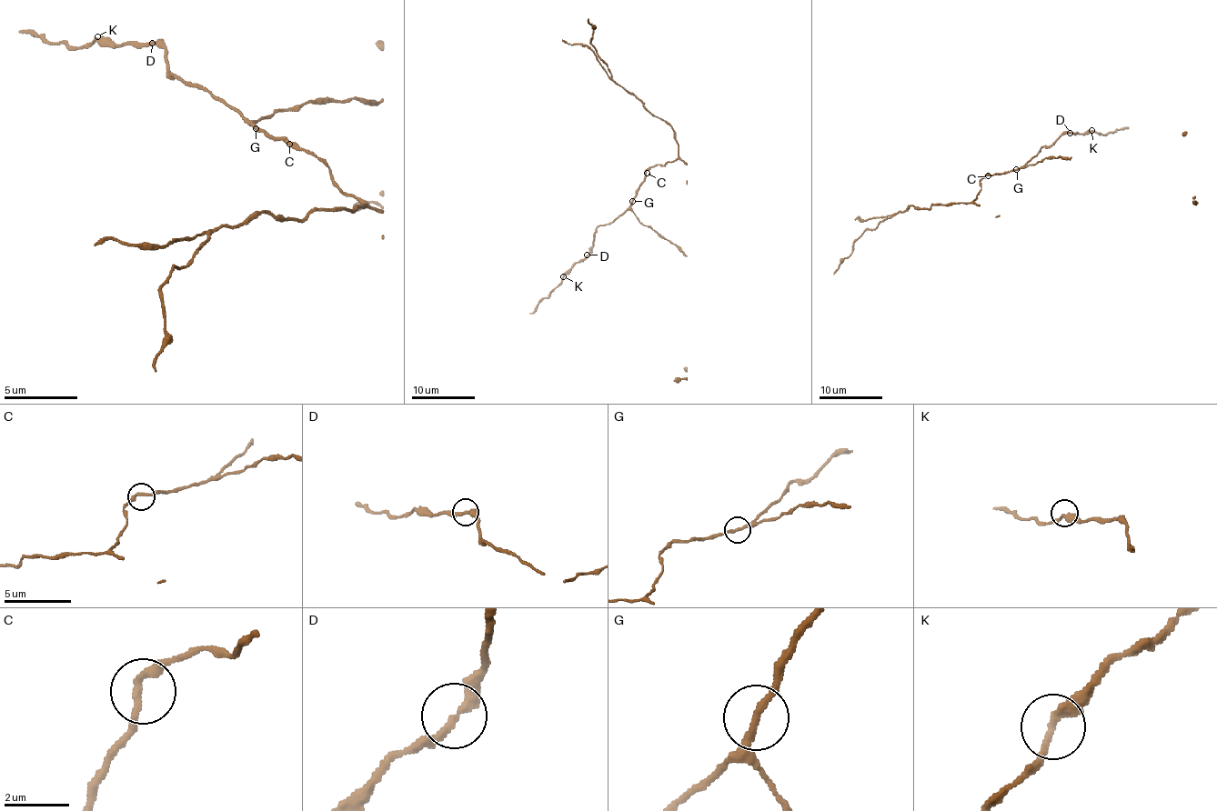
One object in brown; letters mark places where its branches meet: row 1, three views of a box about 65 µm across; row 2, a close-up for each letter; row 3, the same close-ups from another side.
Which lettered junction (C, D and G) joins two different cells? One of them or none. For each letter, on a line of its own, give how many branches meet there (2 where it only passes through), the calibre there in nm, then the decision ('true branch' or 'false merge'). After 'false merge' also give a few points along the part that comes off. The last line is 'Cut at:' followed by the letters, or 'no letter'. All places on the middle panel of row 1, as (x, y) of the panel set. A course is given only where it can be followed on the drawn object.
C: 2 | 240 nm | true branch
D: 2 | 280 nm | true branch
G: 2 | 200 nm | true branch
Cut at: no letter

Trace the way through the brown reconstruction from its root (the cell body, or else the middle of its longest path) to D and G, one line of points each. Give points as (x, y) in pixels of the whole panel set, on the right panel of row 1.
D: (988, 175), (1020, 169), (1041, 147), (1051, 145), (1062, 135), (1071, 133)
G: (988, 175), (1016, 169)

